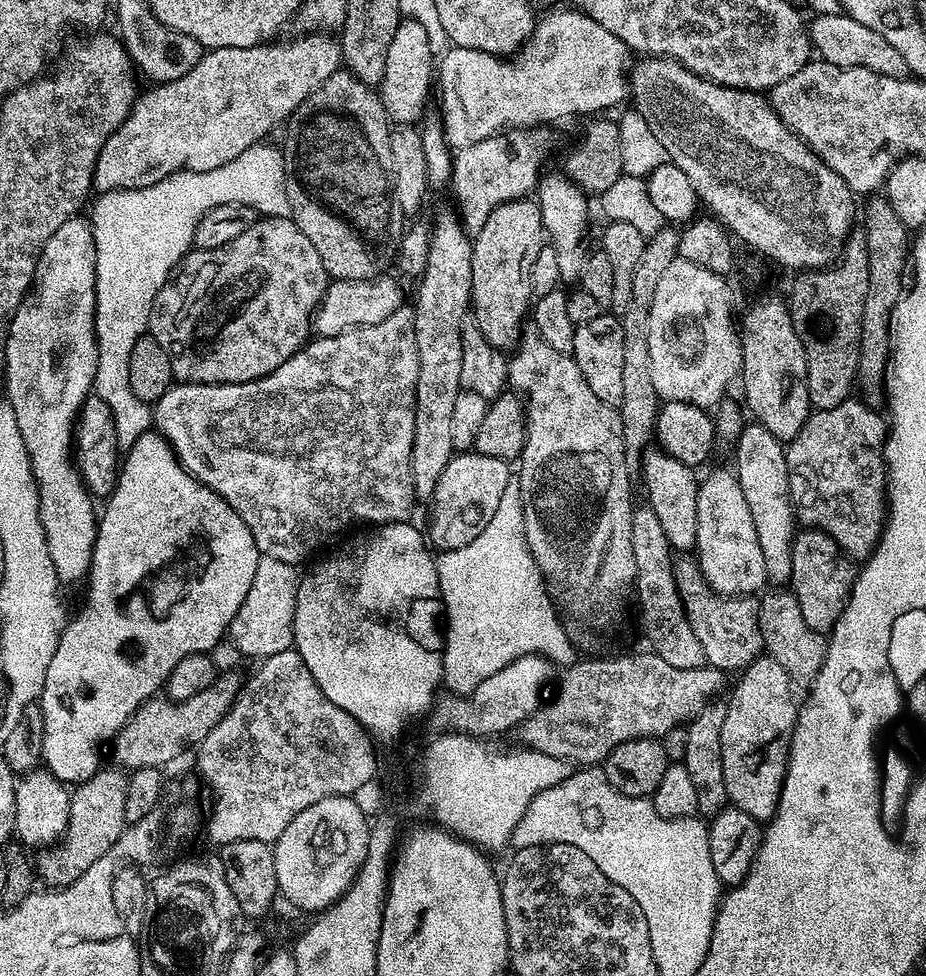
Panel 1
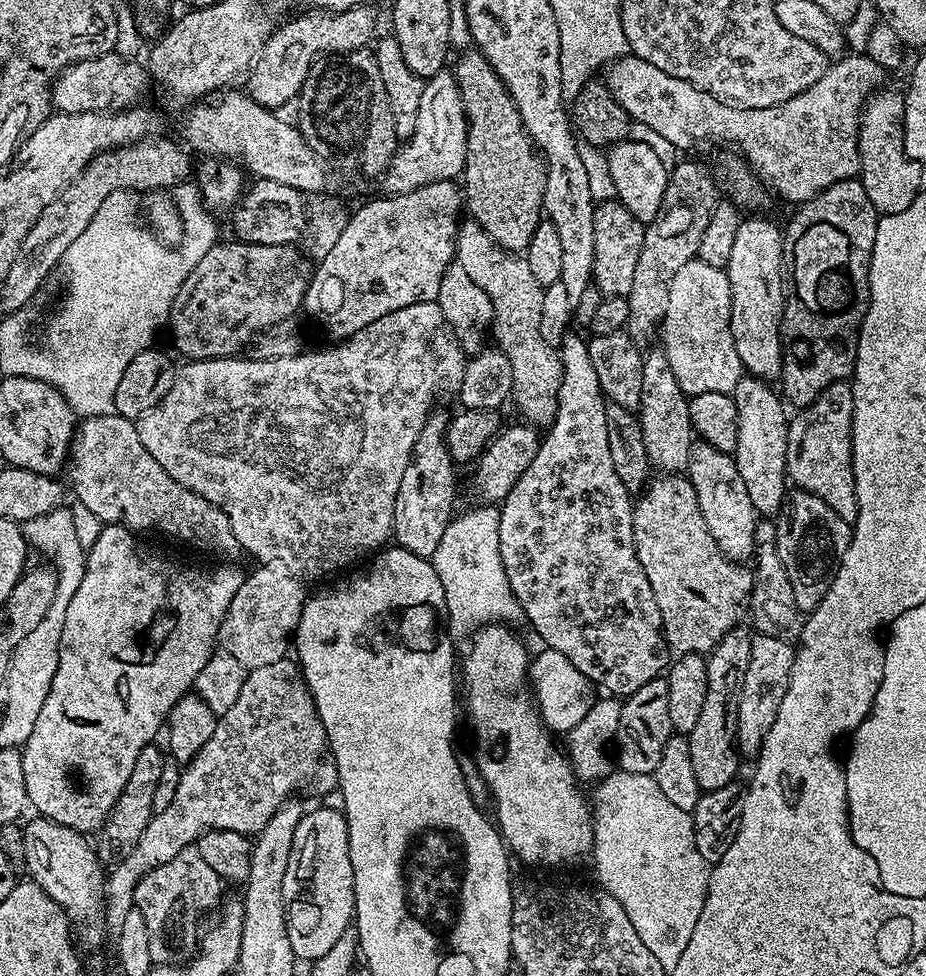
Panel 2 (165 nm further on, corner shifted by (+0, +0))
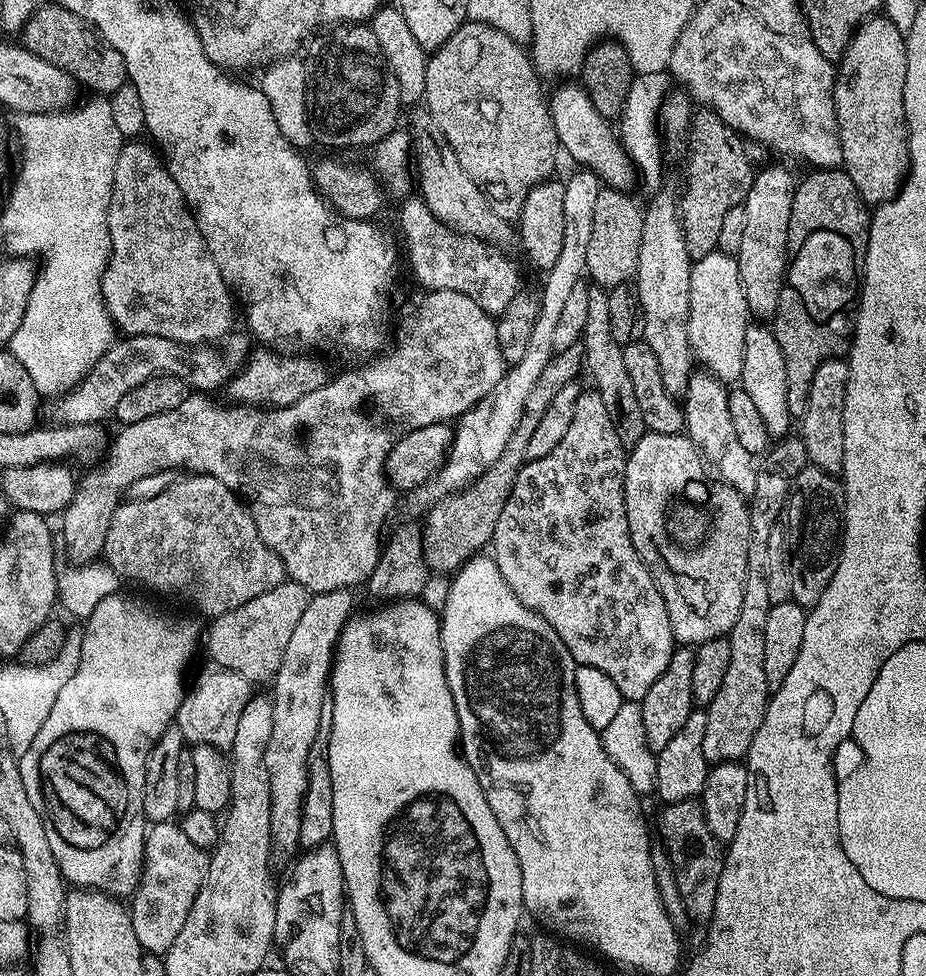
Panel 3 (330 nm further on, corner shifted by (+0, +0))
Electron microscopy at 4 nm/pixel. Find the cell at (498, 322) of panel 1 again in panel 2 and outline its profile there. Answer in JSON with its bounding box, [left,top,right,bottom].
[456,50,546,252]

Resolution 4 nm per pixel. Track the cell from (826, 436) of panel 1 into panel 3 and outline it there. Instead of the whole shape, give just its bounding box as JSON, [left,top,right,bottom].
[798,358,848,474]

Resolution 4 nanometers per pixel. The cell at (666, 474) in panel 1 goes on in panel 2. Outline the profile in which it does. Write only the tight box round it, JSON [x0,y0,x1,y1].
[638,346,694,474]

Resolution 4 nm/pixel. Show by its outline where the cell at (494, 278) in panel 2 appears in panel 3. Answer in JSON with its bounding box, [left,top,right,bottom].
[410,106,513,246]

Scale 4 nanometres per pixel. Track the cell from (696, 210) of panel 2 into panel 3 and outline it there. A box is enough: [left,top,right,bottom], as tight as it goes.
[678,106,754,261]

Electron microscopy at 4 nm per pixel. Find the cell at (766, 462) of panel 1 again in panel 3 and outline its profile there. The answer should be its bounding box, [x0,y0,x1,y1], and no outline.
[739,322,789,438]

